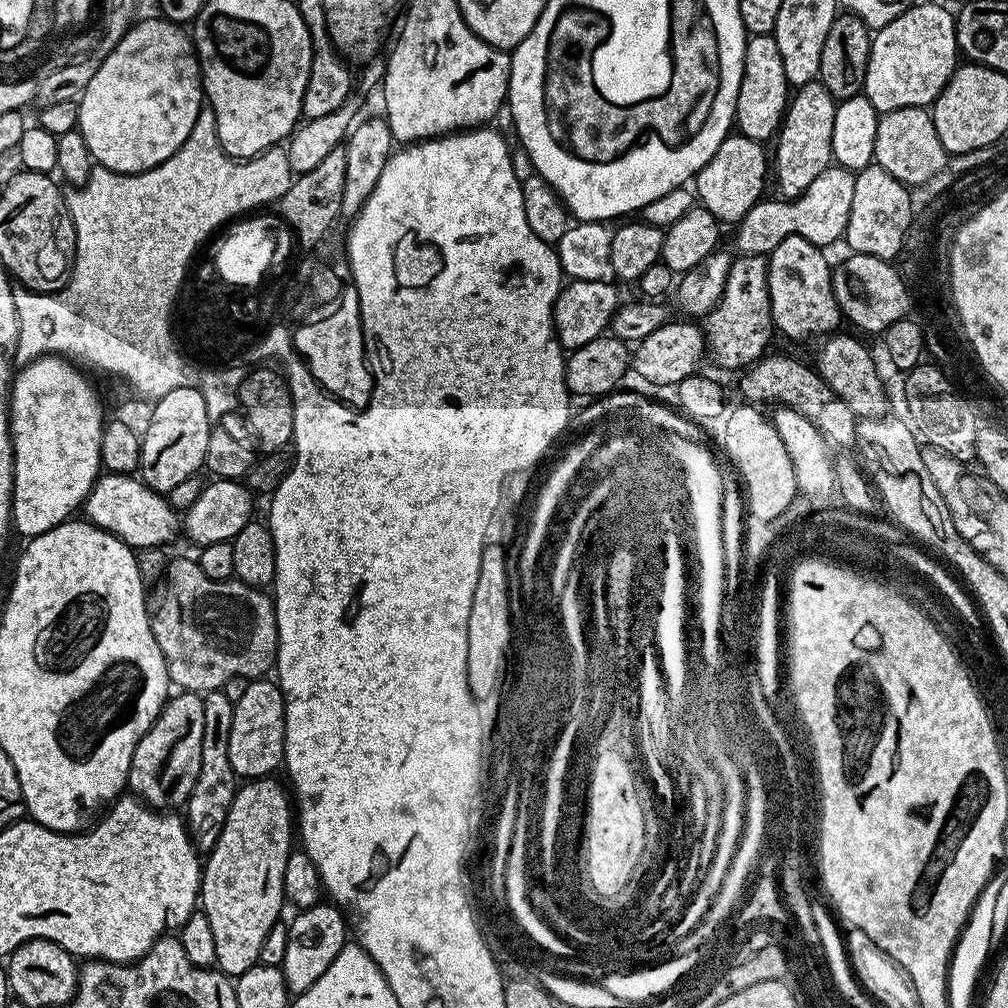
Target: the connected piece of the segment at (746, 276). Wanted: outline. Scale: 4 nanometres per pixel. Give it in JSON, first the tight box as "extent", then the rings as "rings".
{"extent":[706,254,774,369],"rings":[[[740,254],[733,259],[722,298],[708,313],[706,323],[707,351],[724,368],[747,369],[769,351],[768,339],[774,336],[774,325],[765,257]]]}

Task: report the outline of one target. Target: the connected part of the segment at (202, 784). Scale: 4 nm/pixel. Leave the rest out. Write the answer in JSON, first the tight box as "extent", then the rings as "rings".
{"extent":[186,690,238,854],"rings":[[[220,690],[204,696],[206,722],[202,726],[202,770],[198,770],[198,782],[194,782],[194,790],[186,805],[188,837],[201,854],[211,852],[218,842],[218,834],[222,834],[222,826],[226,826],[226,814],[230,814],[230,806],[236,797],[238,777],[230,766],[230,722],[234,722],[232,705]]]}

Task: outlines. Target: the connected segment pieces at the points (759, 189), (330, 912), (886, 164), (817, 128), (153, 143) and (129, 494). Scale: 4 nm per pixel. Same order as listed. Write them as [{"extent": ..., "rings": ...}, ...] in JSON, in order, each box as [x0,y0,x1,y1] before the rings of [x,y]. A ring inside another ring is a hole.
[{"extent":[694,134,770,226],"rings":[[[730,134],[718,146],[714,158],[702,166],[694,178],[694,196],[714,218],[725,225],[736,226],[751,207],[755,206],[764,192],[764,179],[770,176],[770,160],[764,157],[765,145],[739,134]]]},{"extent":[282,902,345,994],"rings":[[[319,902],[312,908],[297,911],[297,916],[288,924],[286,958],[282,967],[289,993],[299,994],[310,990],[310,986],[314,986],[314,982],[318,982],[318,978],[326,974],[326,966],[330,966],[330,962],[334,962],[334,958],[338,958],[338,954],[344,948],[345,913],[335,903],[327,903]]]},{"extent":[873,107,948,187],"rings":[[[902,107],[879,115],[875,131],[873,161],[891,177],[914,187],[926,182],[934,173],[946,166],[948,153],[938,138],[931,113],[922,107]]]},{"extent":[774,82,837,200],"rings":[[[819,82],[799,85],[789,99],[780,131],[775,137],[774,180],[776,188],[785,200],[793,200],[810,186],[810,182],[833,163],[832,138],[837,100]]]},{"extent":[78,18,205,172],"rings":[[[167,18],[133,23],[116,43],[116,49],[100,60],[90,86],[78,101],[80,122],[78,131],[88,147],[93,161],[112,172],[148,172],[170,158],[190,138],[194,122],[205,103],[204,86],[200,74],[200,60],[191,35],[179,23]]]},{"extent":[82,474,178,548],"rings":[[[104,474],[96,481],[82,505],[87,523],[113,532],[129,548],[159,548],[178,532],[178,512],[167,504],[165,497],[148,487],[143,480],[132,474]]]}]

